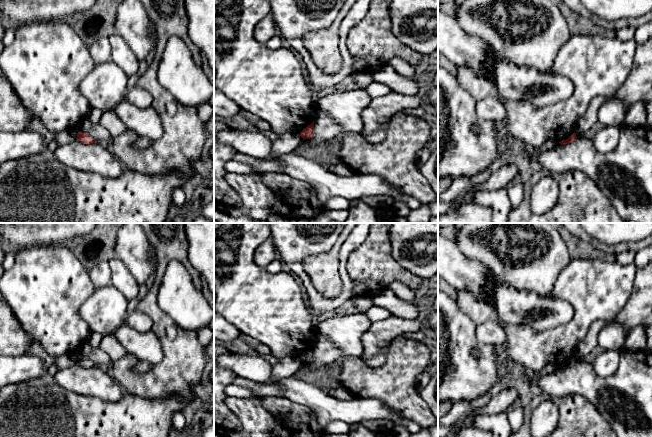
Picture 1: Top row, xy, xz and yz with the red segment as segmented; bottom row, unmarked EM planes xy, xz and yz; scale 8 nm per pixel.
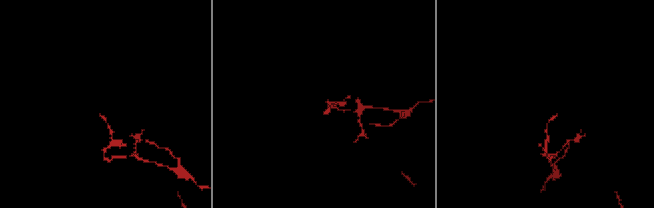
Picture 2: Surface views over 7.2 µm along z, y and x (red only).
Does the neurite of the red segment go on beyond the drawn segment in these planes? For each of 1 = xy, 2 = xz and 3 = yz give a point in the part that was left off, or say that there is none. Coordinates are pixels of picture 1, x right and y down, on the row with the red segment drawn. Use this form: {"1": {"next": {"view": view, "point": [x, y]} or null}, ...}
{"1": {"next": null}, "2": {"next": null}, "3": {"next": null}}

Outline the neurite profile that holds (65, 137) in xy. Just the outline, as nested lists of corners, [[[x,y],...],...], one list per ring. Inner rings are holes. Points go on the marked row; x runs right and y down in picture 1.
[[[66,130],[62,131],[54,136],[54,139],[59,145],[65,145],[76,140],[77,137],[76,130]]]

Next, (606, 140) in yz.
[[[607,126],[597,132],[592,142],[600,153],[608,153],[614,150],[620,138],[621,127]]]

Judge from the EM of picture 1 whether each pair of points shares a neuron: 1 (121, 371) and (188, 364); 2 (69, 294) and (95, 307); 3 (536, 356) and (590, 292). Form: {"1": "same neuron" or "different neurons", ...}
{"1": "same neuron", "2": "different neurons", "3": "same neuron"}

